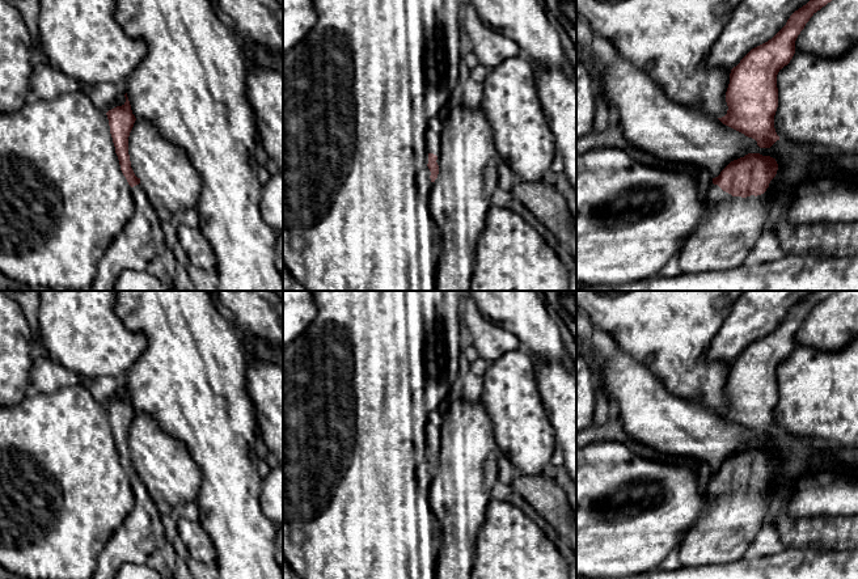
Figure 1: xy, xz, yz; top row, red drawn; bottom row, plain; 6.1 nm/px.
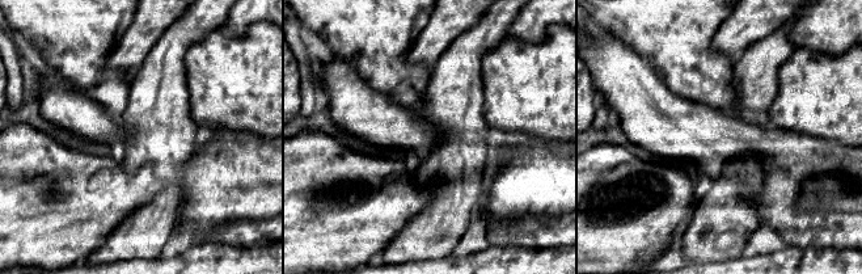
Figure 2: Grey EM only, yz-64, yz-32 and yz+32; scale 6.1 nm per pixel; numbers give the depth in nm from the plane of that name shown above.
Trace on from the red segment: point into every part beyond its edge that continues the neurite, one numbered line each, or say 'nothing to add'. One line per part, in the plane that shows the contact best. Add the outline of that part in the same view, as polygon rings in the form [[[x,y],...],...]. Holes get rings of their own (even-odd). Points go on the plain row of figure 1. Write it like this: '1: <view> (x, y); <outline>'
1: yz (723, 533); [[[713,473],[706,495],[710,508],[699,516],[680,545],[682,566],[744,558],[772,503],[768,485],[757,490],[732,490]]]

